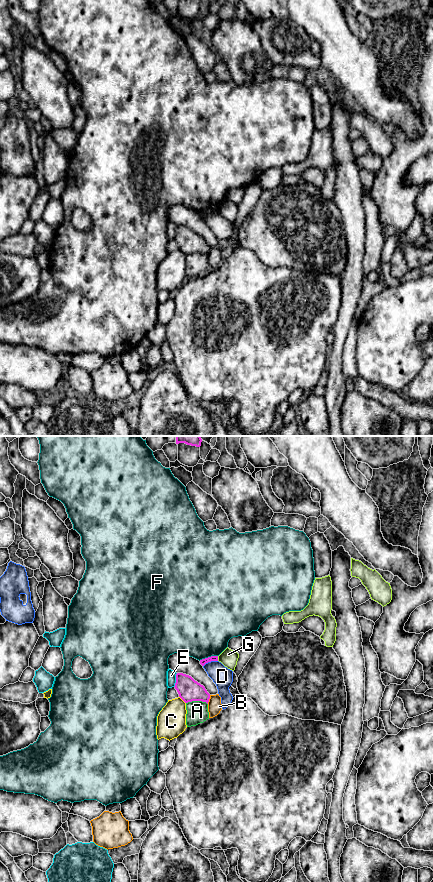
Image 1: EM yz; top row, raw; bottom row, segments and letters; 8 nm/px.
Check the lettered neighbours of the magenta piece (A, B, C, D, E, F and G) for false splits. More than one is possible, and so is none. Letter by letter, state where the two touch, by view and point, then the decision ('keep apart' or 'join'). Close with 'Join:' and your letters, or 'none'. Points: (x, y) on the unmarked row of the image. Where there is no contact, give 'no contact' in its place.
A: yz (197, 252) | keep apart
B: yz (209, 250) | keep apart
C: yz (182, 251) | keep apart
D: yz (210, 213) | keep apart
E: yz (176, 232) | keep apart
F: yz (208, 209) | keep apart
G: yz (217, 210) | keep apart
Join: none

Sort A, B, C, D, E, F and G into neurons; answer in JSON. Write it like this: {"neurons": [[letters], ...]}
{"neurons": [["A"], ["B"], ["C"], ["D"], ["E"], ["F"], ["G"]]}

